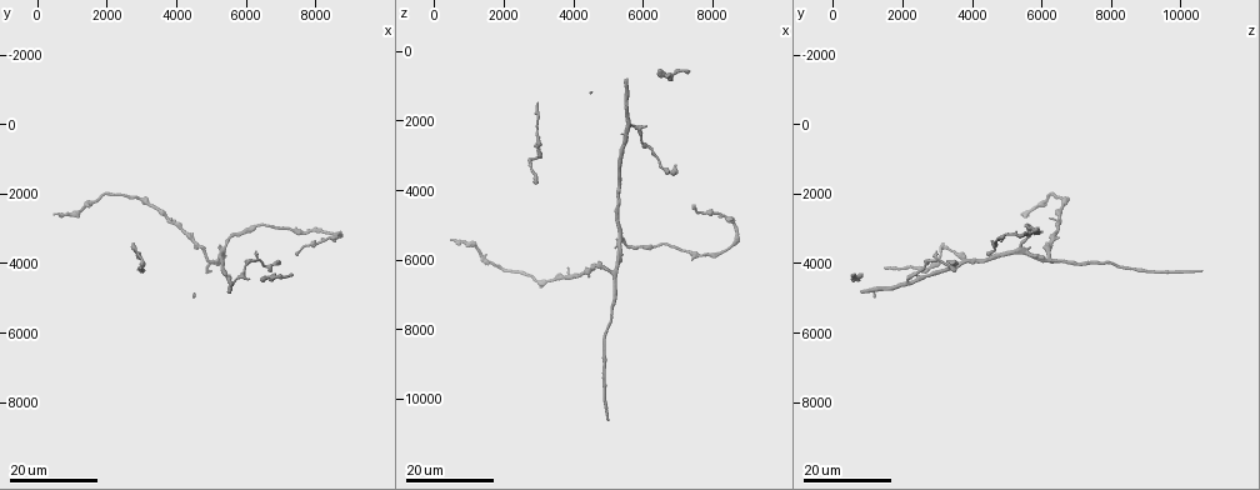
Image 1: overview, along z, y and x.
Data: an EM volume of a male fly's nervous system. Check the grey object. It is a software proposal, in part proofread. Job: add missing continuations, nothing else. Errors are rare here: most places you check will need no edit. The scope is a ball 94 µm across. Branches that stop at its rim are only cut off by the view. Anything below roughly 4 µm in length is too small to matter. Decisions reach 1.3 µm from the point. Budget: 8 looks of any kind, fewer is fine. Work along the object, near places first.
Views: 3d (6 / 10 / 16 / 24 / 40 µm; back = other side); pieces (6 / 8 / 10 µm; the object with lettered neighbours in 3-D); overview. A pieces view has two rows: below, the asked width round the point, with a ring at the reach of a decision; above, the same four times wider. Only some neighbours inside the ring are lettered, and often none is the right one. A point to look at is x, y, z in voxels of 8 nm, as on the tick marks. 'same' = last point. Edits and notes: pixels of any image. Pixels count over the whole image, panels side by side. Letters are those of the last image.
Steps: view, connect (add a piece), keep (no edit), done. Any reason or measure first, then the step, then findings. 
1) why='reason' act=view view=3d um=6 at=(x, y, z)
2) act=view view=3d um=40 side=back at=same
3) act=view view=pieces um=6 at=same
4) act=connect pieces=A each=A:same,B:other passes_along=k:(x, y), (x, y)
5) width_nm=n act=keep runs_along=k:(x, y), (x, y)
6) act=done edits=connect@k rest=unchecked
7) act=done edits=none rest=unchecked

why='long arm stops here' act=view view=3d um=16 at=(2900, 3900, 3800)

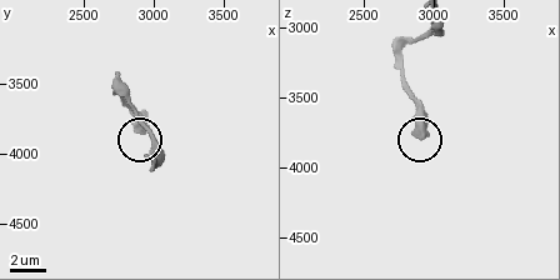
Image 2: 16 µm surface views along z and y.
act=view view=pieces um=6 at=same

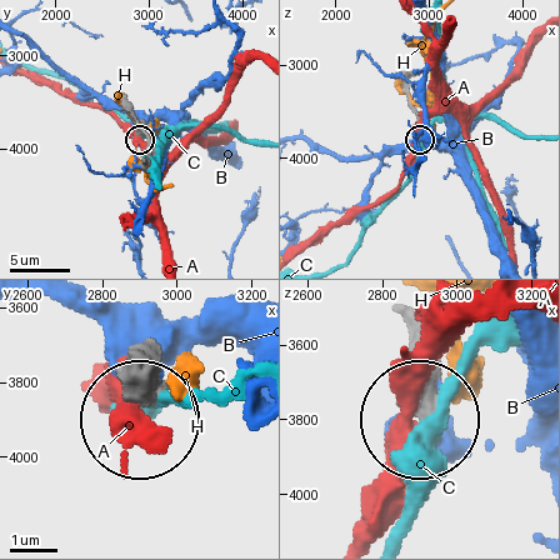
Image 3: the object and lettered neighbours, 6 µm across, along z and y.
act=keep each=A:other,B:other,C:other,H:other found='none of them fits'

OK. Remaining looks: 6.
why='tapers out' act=view view=3d um=16 at=(6100, 4500, 2200)

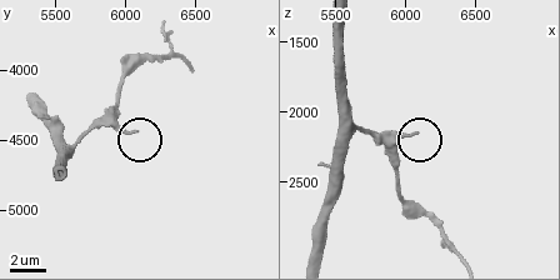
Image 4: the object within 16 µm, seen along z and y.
why='see the neighbours' act=view view=pieces um=8 at=(6060, 4460, 2160)

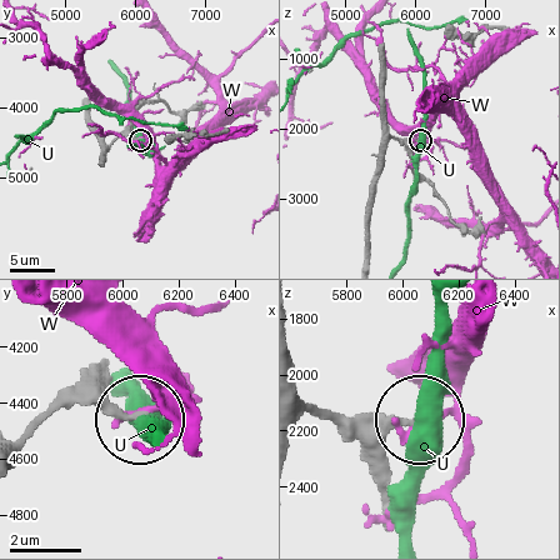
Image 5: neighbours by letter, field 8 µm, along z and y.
width_nm=180 act=keep each=U:other,W:other found='no lettered piece goes on from it'

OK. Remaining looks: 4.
why='free end' act=view view=3d um=24 at=(6300, 3700, 2900)

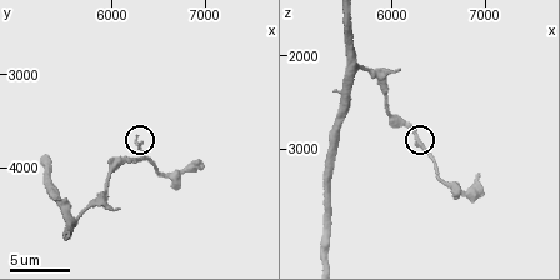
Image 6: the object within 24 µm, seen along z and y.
why='see the neighbours' act=view view=pieces um=6 at=same

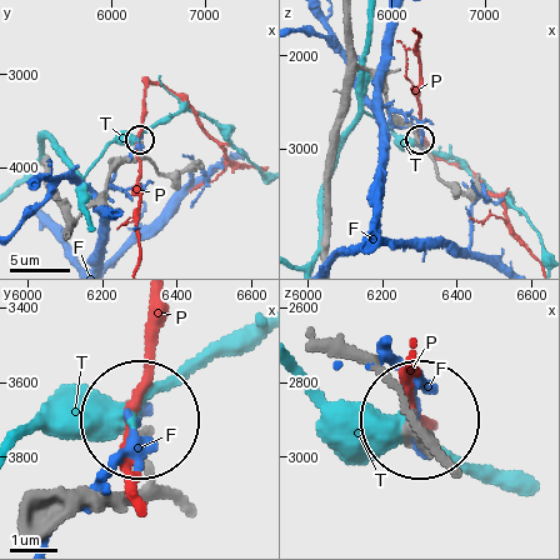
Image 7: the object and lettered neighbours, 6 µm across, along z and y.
act=keep each=F:other,P:other,T:other found='none of them fits'

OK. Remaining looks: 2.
why='free end' act=view view=3d um=24 at=(5200, 3500, 5600)

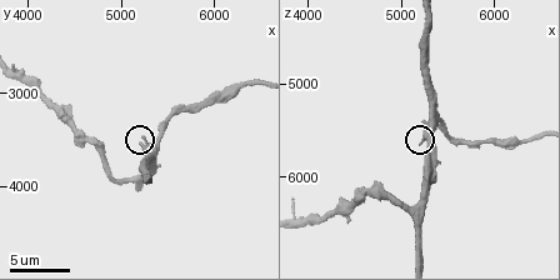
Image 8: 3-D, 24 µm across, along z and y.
why='what lies round it' act=view view=pieces um=8 at=(5250, 3550, 5600)

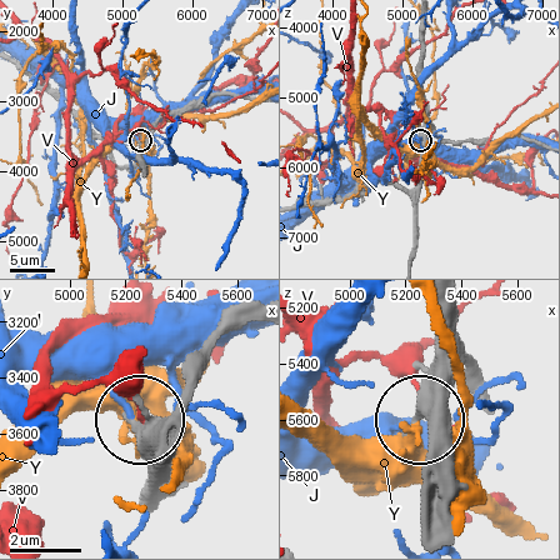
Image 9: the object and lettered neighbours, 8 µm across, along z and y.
act=keep each=J:other,V:other,Y:other found='no lettered piece goes on from it'

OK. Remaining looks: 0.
act=done edits=none rest=unchecked

